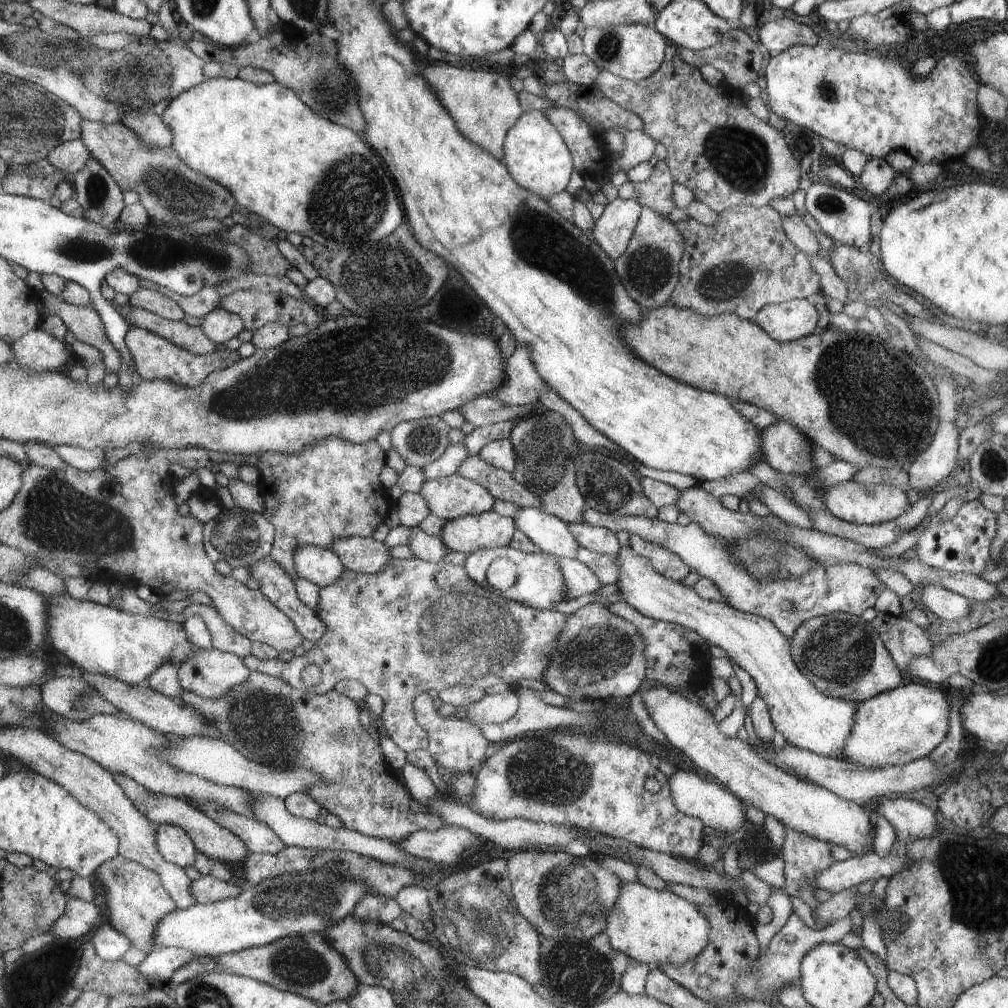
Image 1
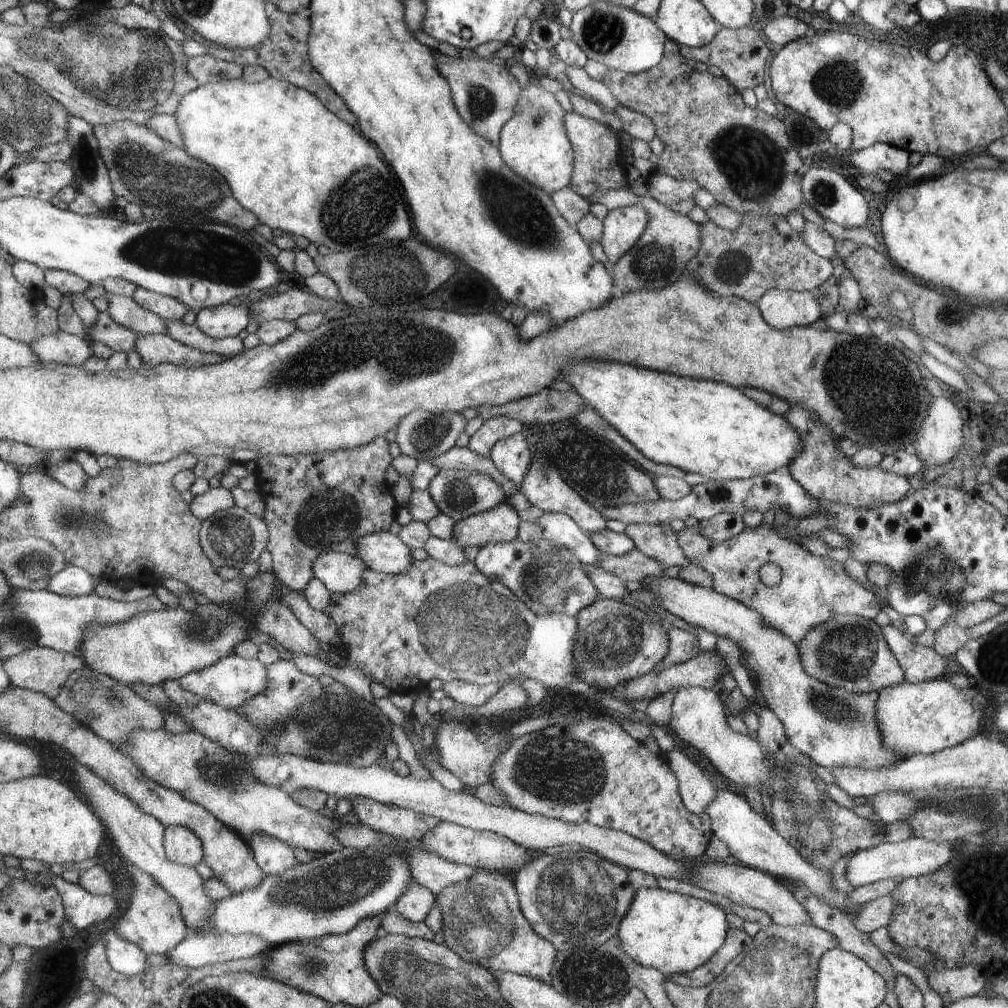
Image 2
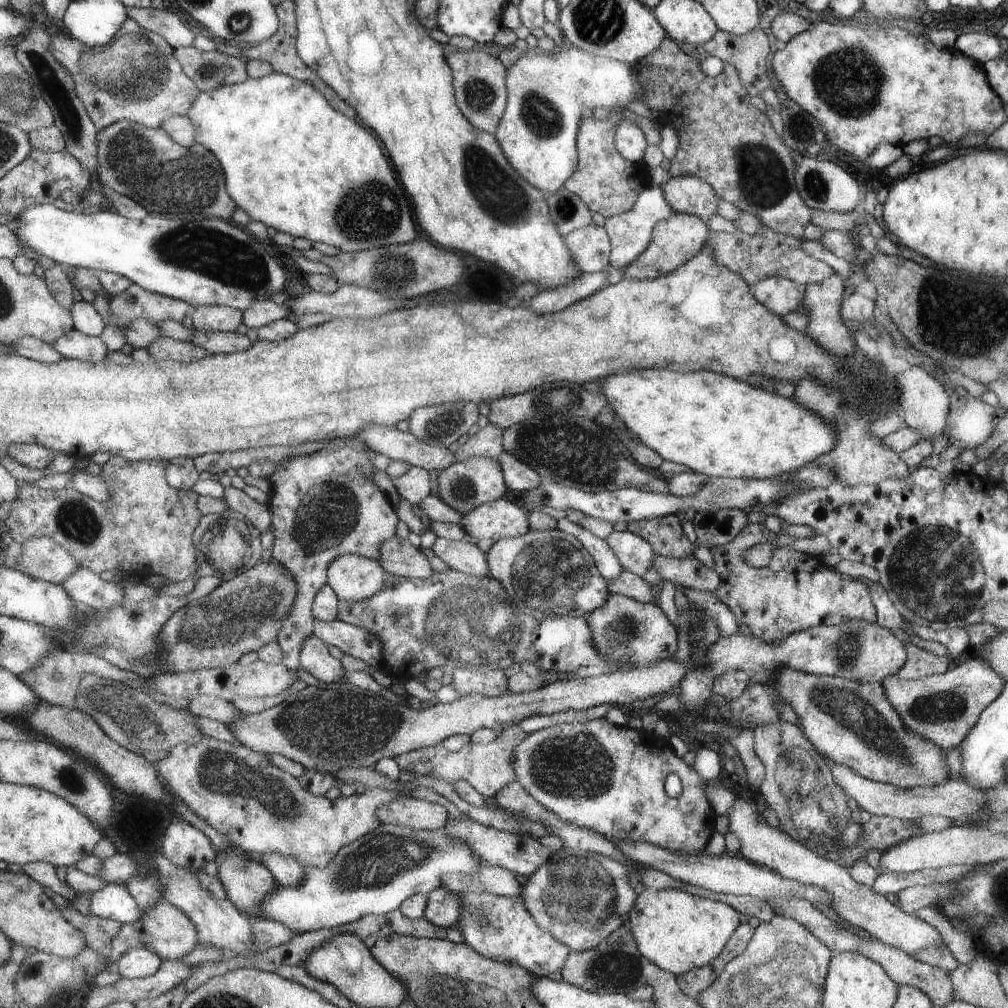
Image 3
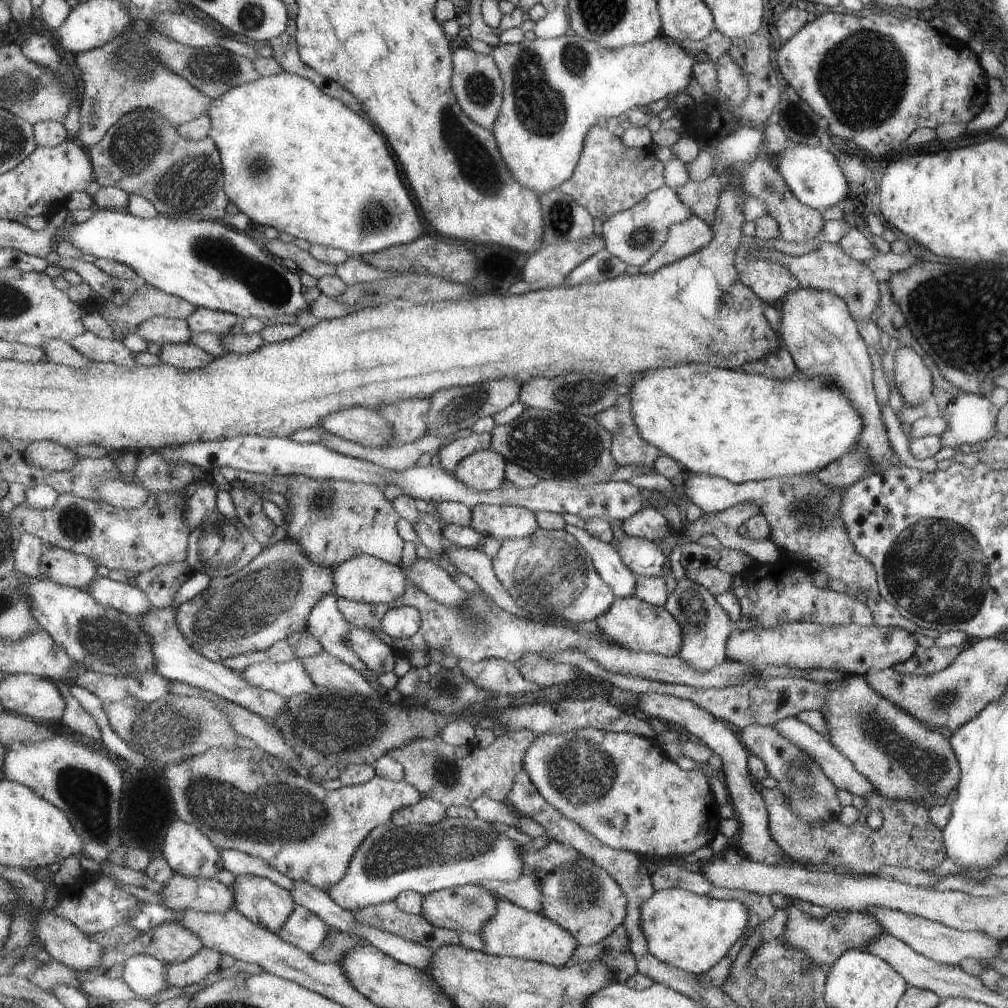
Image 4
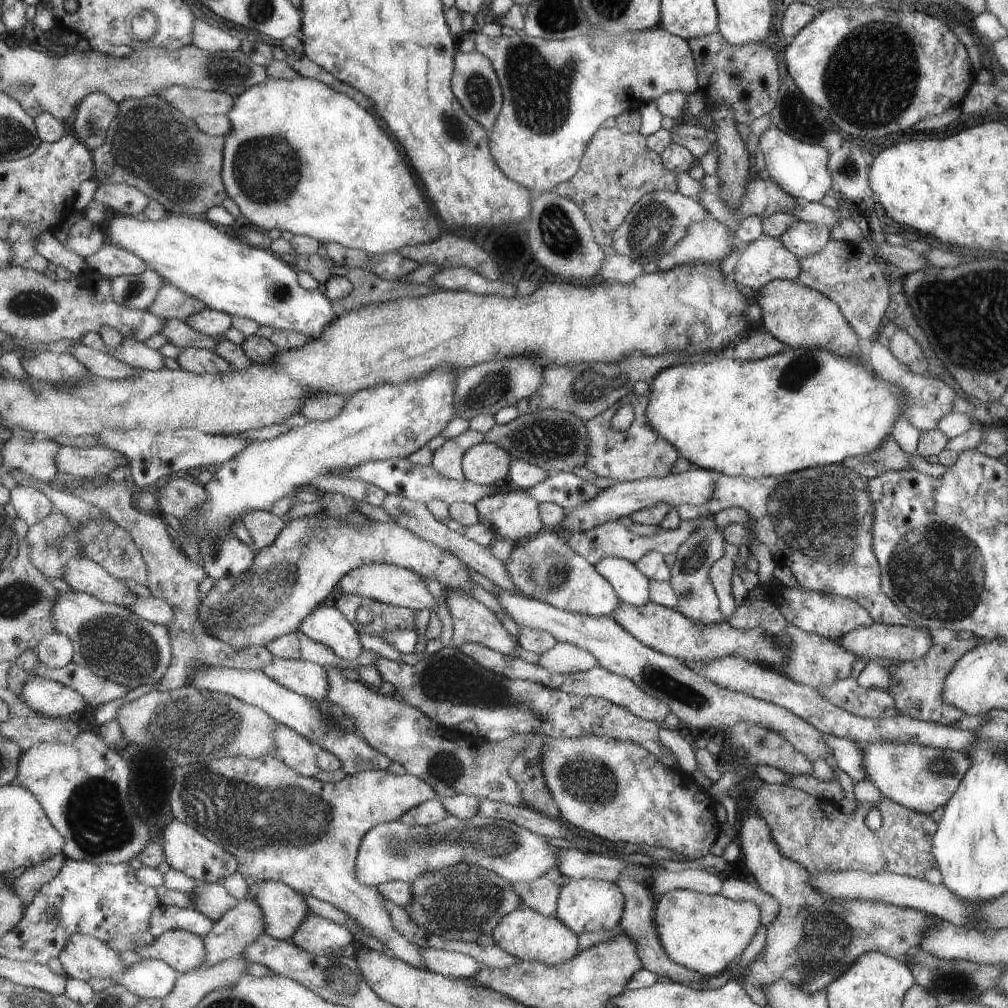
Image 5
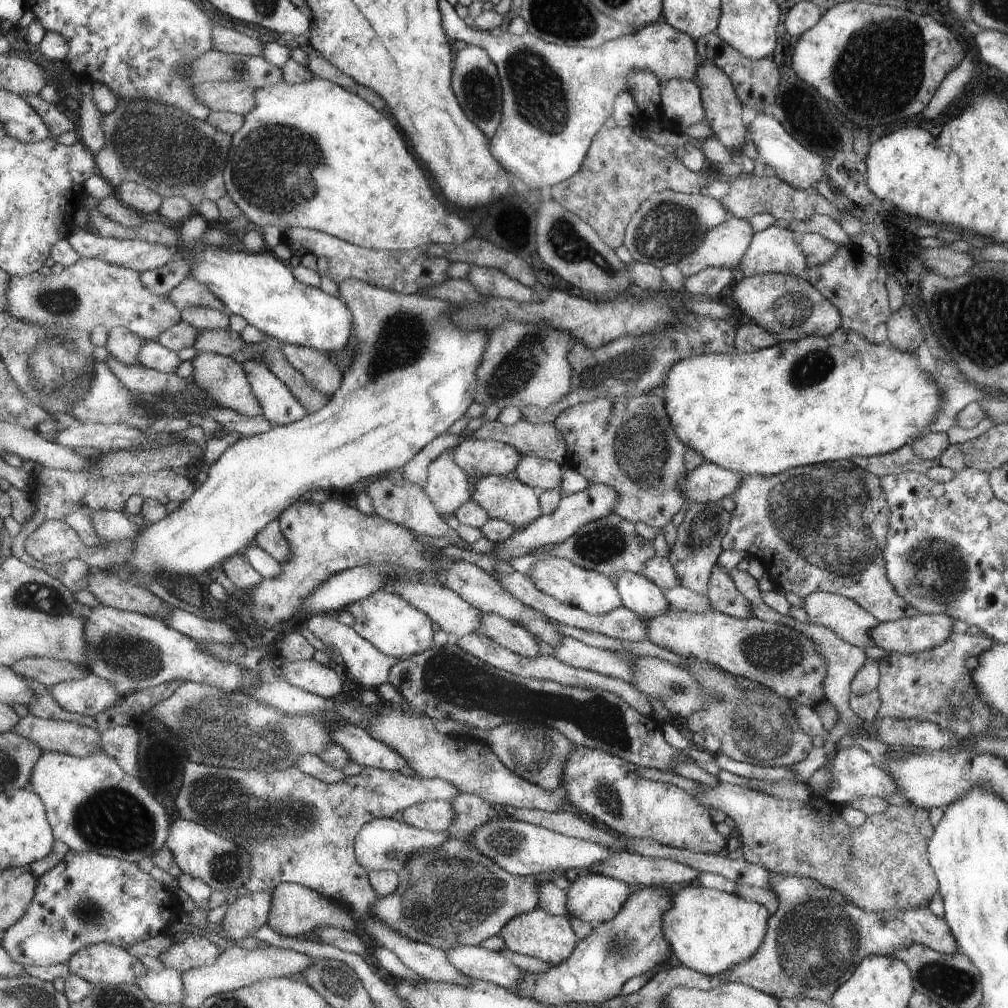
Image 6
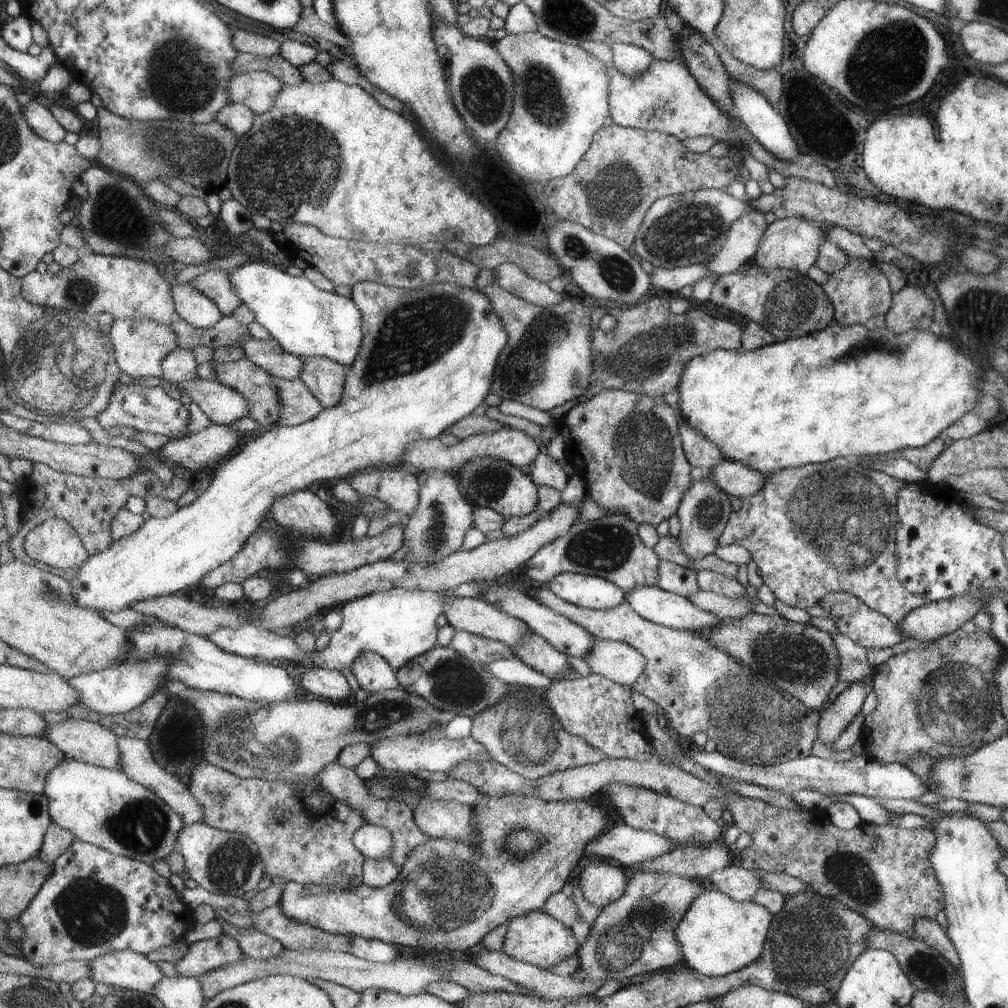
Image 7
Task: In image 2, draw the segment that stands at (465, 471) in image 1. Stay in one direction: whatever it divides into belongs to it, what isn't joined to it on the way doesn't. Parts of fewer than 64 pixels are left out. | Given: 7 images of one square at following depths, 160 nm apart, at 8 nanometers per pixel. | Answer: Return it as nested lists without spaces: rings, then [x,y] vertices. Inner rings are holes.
[[[453,445],[451,449],[431,459],[438,470],[457,469],[460,471],[478,472],[491,477],[504,491],[507,497],[517,491],[517,485],[505,478],[498,468],[495,468],[491,459],[478,455],[467,447]]]

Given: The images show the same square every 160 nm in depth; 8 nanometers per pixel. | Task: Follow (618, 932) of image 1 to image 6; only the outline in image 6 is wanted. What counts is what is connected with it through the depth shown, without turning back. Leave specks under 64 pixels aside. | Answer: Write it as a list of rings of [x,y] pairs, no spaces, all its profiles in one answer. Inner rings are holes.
[[[692,882],[679,889],[672,897],[671,906],[662,914],[664,939],[669,950],[683,966],[704,975],[716,975],[730,966],[747,960],[759,948],[764,934],[767,932],[768,911],[760,903],[746,901],[735,893],[724,893],[708,889]]]

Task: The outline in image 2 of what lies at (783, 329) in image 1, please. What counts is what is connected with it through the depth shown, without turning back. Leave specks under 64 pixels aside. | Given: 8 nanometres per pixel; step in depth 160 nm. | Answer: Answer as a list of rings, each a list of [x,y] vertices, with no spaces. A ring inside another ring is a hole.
[[[769,289],[754,302],[764,321],[777,330],[804,327],[822,318],[813,292]]]

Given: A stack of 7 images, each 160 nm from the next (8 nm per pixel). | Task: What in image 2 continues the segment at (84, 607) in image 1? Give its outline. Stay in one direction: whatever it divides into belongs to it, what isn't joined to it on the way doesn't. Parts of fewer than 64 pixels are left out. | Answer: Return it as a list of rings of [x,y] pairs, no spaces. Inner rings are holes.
[[[209,602],[207,605],[198,606],[196,611],[186,611],[178,606],[175,610],[155,610],[141,613],[129,622],[114,625],[89,625],[85,629],[82,645],[77,654],[83,658],[91,668],[98,673],[110,676],[123,684],[135,685],[145,683],[159,685],[164,680],[180,679],[191,671],[198,671],[214,665],[221,658],[233,653],[234,646],[245,638],[247,629],[253,629],[249,621],[239,610],[232,605],[218,605]]]

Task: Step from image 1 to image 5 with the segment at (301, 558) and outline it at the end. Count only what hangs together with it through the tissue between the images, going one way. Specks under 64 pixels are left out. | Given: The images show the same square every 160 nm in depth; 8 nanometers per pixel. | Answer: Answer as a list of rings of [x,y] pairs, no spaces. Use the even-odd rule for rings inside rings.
[[[374,562],[350,570],[341,579],[339,586],[345,593],[369,597],[382,603],[407,607],[414,611],[427,608],[429,612],[434,612],[437,606],[436,598],[433,598],[431,590],[427,588],[426,580],[421,582],[419,575],[414,570],[396,564]]]

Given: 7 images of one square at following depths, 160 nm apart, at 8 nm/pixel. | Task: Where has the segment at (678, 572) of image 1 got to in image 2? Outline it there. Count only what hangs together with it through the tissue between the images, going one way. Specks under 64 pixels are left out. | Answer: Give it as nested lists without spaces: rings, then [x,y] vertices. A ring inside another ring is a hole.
[[[627,523],[624,535],[633,541],[635,549],[656,560],[663,570],[669,566],[685,568],[690,563],[667,524]]]

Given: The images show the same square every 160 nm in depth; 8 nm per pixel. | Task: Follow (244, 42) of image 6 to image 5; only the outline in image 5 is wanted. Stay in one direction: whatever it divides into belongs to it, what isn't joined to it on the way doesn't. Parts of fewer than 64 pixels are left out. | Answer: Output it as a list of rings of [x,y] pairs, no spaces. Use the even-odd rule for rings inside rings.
[[[197,19],[193,25],[192,44],[200,49],[218,53],[239,50],[242,42],[228,31],[209,26],[207,22]]]

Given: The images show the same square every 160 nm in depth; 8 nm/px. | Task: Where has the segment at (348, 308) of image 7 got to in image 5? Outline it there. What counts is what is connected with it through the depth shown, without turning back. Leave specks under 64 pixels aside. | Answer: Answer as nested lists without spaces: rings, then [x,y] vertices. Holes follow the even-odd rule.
[[[115,213],[104,232],[107,243],[127,249],[141,257],[151,269],[157,271],[167,283],[179,287],[192,297],[208,304],[212,309],[232,314],[234,317],[247,317],[260,325],[274,330],[295,331],[317,338],[325,327],[339,316],[333,300],[319,290],[301,288],[299,274],[294,265],[289,265],[266,246],[256,247],[247,243],[244,236],[229,236],[213,226],[207,218],[190,217],[170,213],[160,221],[139,220],[131,215]]]

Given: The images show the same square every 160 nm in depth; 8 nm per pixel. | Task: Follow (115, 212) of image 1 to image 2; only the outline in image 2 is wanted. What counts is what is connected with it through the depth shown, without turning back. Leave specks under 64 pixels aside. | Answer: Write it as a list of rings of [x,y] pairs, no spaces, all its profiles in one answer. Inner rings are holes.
[[[71,114],[68,118],[68,127],[68,141],[74,148],[71,165],[76,174],[75,186],[78,192],[91,197],[103,210],[113,208],[115,202],[117,202],[117,195],[114,191],[109,169],[100,151],[100,142],[97,138],[95,127],[86,120]]]

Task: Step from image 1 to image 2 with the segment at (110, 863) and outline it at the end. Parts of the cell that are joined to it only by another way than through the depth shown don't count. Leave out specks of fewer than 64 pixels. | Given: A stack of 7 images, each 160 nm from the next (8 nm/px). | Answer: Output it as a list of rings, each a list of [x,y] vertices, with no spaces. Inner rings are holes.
[[[125,859],[123,861],[133,882],[133,892],[126,913],[116,922],[114,928],[127,940],[138,944],[147,954],[169,954],[189,936],[189,928],[182,913],[182,906],[178,898],[165,890],[165,887],[161,886],[152,874],[141,870],[141,867]]]

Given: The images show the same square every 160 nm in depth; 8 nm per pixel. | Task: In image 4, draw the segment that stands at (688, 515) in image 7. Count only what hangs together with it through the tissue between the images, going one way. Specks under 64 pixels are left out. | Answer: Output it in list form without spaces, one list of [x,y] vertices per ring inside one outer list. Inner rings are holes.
[[[685,572],[684,577],[676,583],[673,592],[667,596],[664,607],[676,619],[683,631],[683,641],[679,652],[675,655],[700,673],[707,673],[709,669],[726,660],[724,650],[733,628],[729,617],[709,590],[691,581],[689,574]]]

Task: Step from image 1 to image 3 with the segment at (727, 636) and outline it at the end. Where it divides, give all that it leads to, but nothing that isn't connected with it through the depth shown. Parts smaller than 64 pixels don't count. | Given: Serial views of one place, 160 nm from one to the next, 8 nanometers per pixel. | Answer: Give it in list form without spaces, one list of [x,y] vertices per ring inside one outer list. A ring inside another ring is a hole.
[[[791,667],[779,668],[774,671],[774,690],[787,703],[796,714],[805,738],[812,743],[818,752],[820,759],[827,760],[827,764],[849,768],[855,774],[880,783],[889,783],[896,787],[924,787],[942,783],[949,778],[944,756],[946,750],[932,742],[922,739],[920,736],[911,734],[909,729],[904,728],[900,715],[889,704],[884,695],[884,687],[881,682],[860,683],[841,677],[829,675],[807,674]]]

